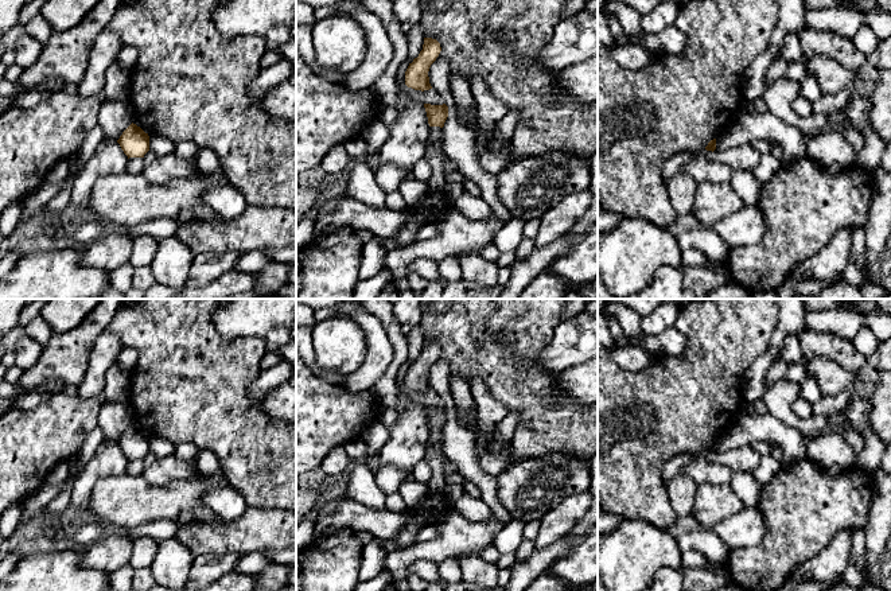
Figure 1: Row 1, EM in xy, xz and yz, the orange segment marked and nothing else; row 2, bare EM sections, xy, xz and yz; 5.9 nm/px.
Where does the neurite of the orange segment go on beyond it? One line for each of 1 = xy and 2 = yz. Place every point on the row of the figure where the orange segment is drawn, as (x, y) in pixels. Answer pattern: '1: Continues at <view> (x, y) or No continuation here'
1: No continuation here
2: No continuation here

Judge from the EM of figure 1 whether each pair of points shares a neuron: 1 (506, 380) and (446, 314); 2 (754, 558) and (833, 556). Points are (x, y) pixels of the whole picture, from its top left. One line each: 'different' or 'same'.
1: same
2: different

